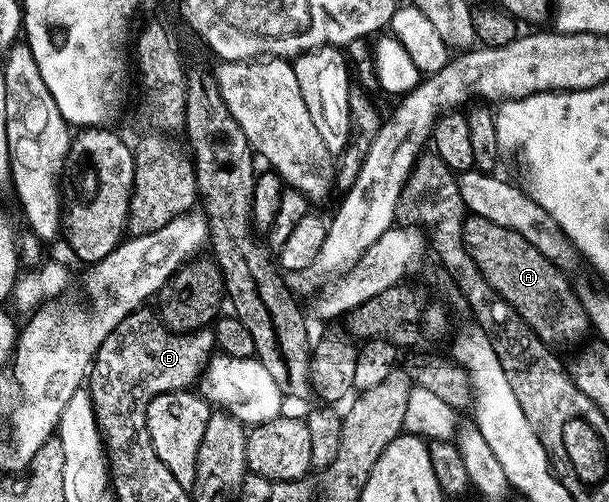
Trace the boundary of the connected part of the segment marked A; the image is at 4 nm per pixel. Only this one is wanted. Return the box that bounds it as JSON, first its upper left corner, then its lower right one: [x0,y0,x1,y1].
[463,216,589,347]

